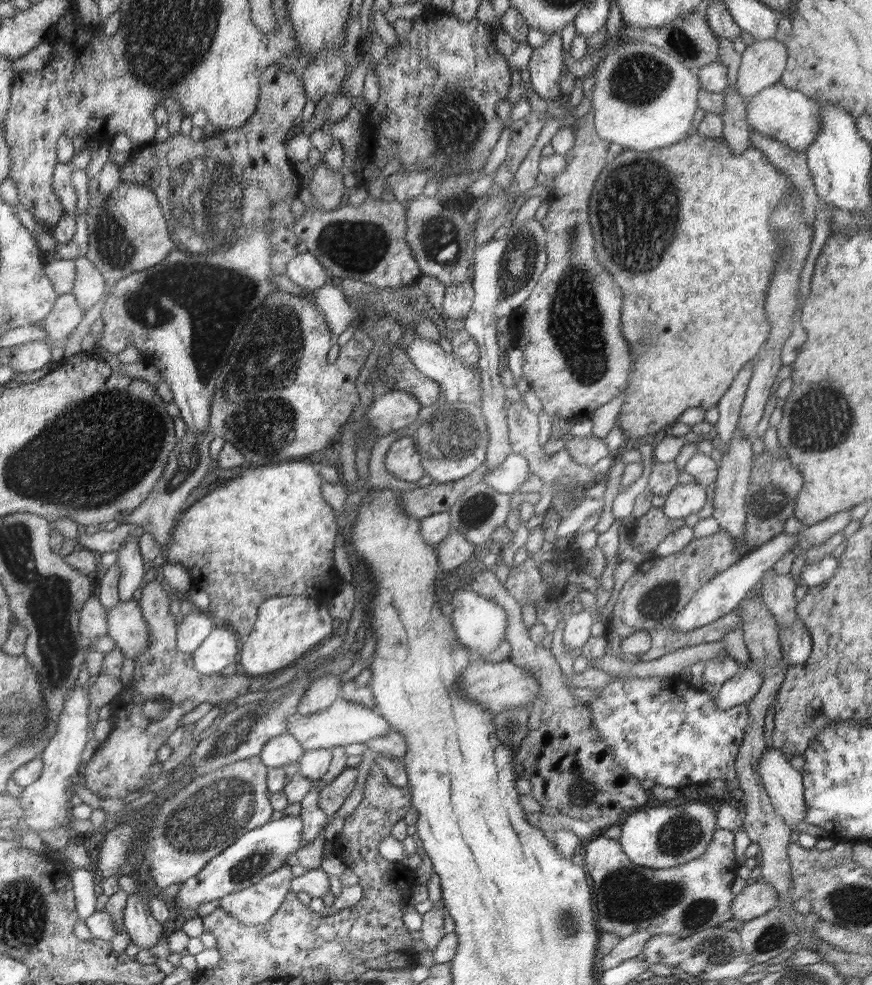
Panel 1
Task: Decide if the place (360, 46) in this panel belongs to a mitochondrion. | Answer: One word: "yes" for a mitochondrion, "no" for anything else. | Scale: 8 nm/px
no

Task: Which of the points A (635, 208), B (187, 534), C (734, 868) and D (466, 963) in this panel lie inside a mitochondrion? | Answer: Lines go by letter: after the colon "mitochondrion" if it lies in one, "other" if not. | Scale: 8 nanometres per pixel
A: mitochondrion
B: other
C: other
D: other

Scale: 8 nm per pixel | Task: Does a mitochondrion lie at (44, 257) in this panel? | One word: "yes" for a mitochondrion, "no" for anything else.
no

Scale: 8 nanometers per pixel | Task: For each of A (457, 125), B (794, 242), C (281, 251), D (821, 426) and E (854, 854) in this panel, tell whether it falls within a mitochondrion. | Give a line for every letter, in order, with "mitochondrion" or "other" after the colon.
A: mitochondrion
B: mitochondrion
C: other
D: mitochondrion
E: other

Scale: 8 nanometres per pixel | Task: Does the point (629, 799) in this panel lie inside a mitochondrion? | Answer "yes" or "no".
no

